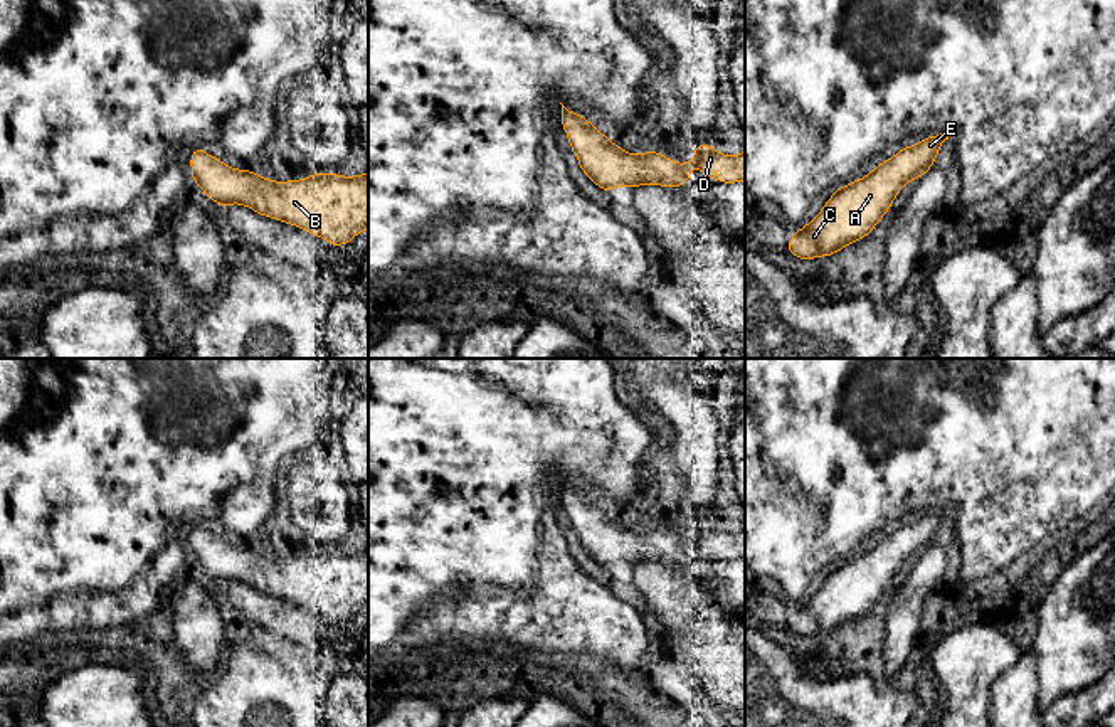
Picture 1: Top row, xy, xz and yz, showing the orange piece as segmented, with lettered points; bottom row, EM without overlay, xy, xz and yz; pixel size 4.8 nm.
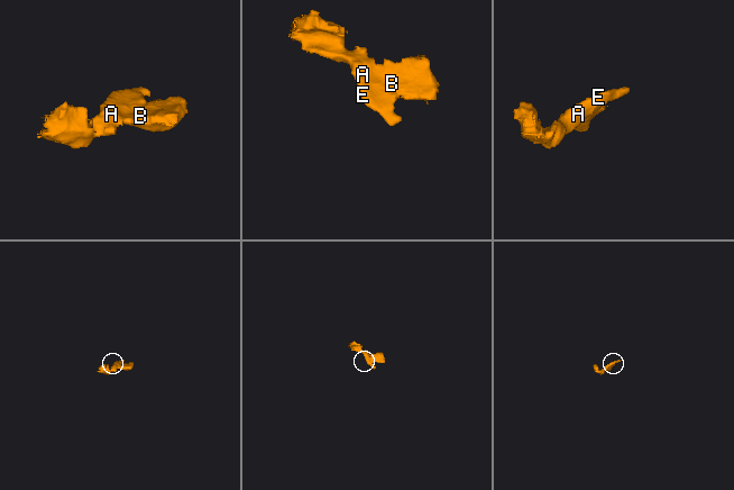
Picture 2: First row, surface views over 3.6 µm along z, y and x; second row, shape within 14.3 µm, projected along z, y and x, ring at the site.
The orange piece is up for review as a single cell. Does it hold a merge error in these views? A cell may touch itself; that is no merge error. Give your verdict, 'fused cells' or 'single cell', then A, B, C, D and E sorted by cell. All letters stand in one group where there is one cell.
single cell; groups A B C D E

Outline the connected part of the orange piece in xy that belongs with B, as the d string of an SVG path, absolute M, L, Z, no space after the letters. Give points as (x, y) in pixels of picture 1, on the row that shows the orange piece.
M200 146L192 151L190 167L193 183L219 205L237 202L331 246L345 246L368 229L368 172L357 177L313 173L301 180L274 182L247 168L229 168Z

